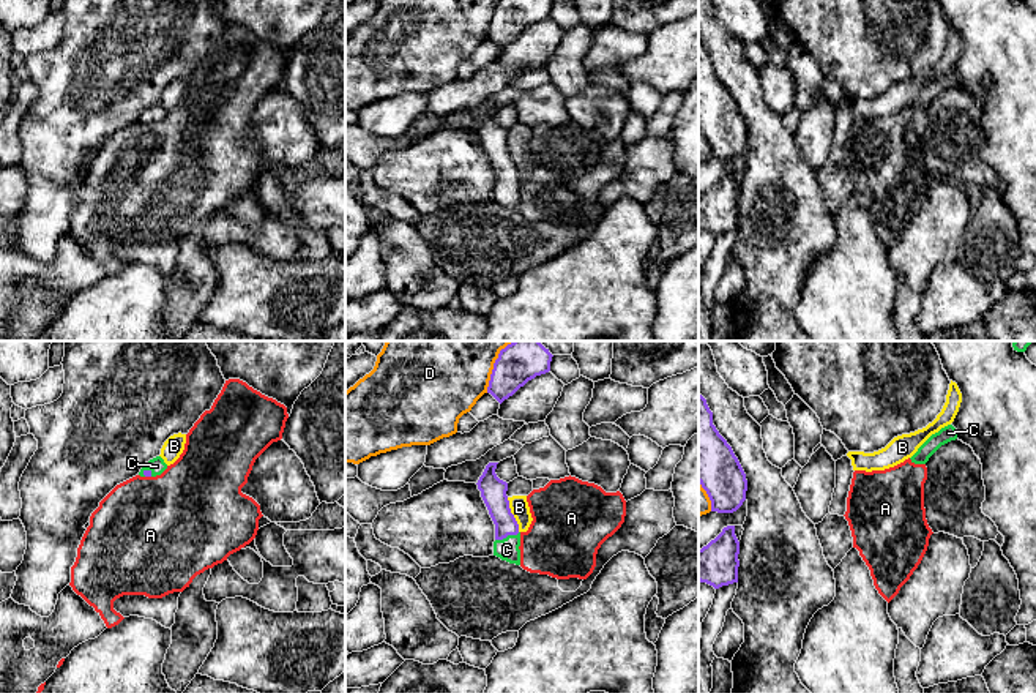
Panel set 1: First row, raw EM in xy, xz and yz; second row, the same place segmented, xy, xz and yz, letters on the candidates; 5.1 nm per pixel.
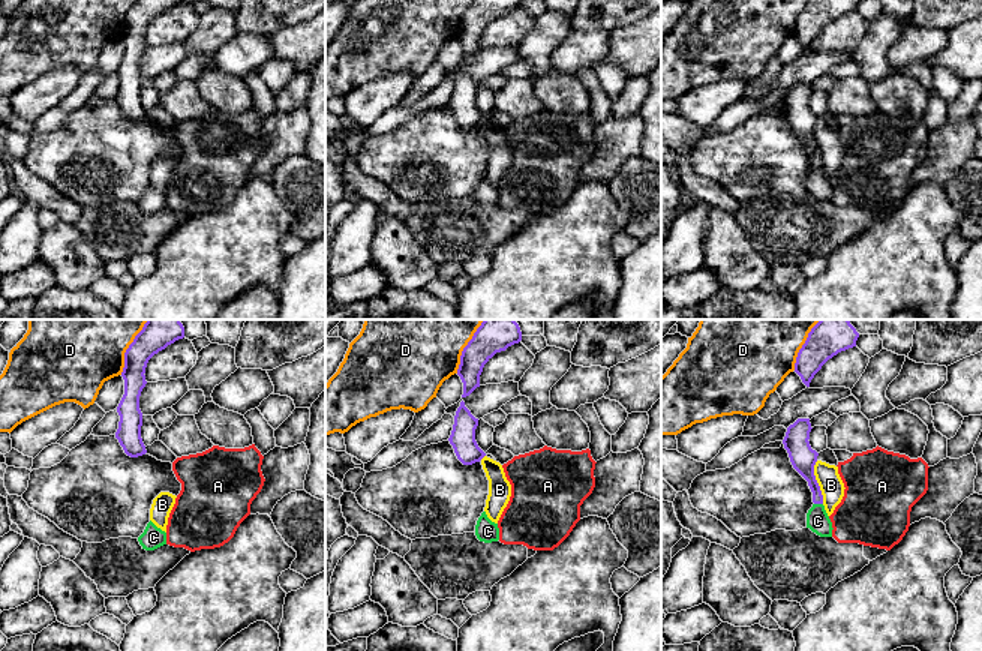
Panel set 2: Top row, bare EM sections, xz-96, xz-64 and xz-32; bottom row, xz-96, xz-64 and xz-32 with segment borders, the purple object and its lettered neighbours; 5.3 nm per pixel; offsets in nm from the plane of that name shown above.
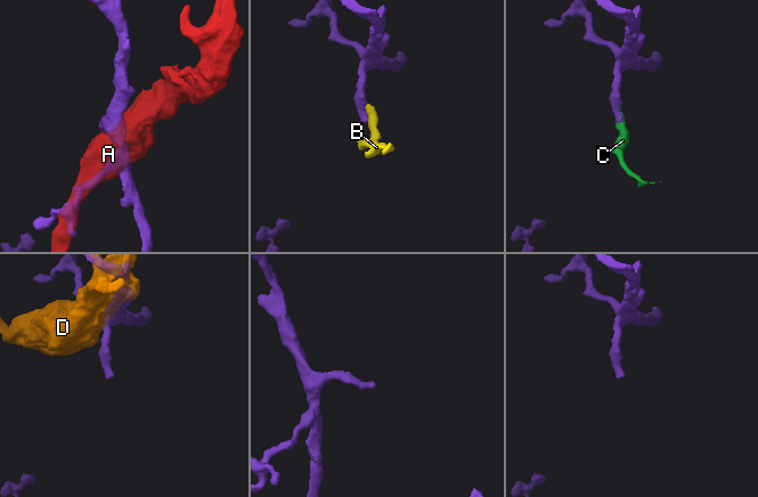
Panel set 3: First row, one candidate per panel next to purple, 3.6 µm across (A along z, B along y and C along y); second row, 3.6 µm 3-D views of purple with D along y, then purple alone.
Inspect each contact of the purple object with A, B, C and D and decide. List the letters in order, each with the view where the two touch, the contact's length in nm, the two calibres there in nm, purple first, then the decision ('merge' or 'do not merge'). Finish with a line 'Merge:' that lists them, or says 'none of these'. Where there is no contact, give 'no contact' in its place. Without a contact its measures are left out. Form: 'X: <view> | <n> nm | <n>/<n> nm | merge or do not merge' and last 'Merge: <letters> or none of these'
A: xy | 30 nm | 30/500 nm | do not merge
B: xz | 190 nm | 130/100 nm | do not merge
C: xz | 130 nm | 130/110 nm | merge
D: xz | 300 nm | 220/500 nm | do not merge
Merge: C

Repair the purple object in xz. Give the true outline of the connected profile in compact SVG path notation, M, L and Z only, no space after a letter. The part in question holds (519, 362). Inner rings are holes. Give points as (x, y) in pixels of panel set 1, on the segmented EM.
M512 341L494 363L487 393L501 404L528 380L549 373L552 357L539 341Z

